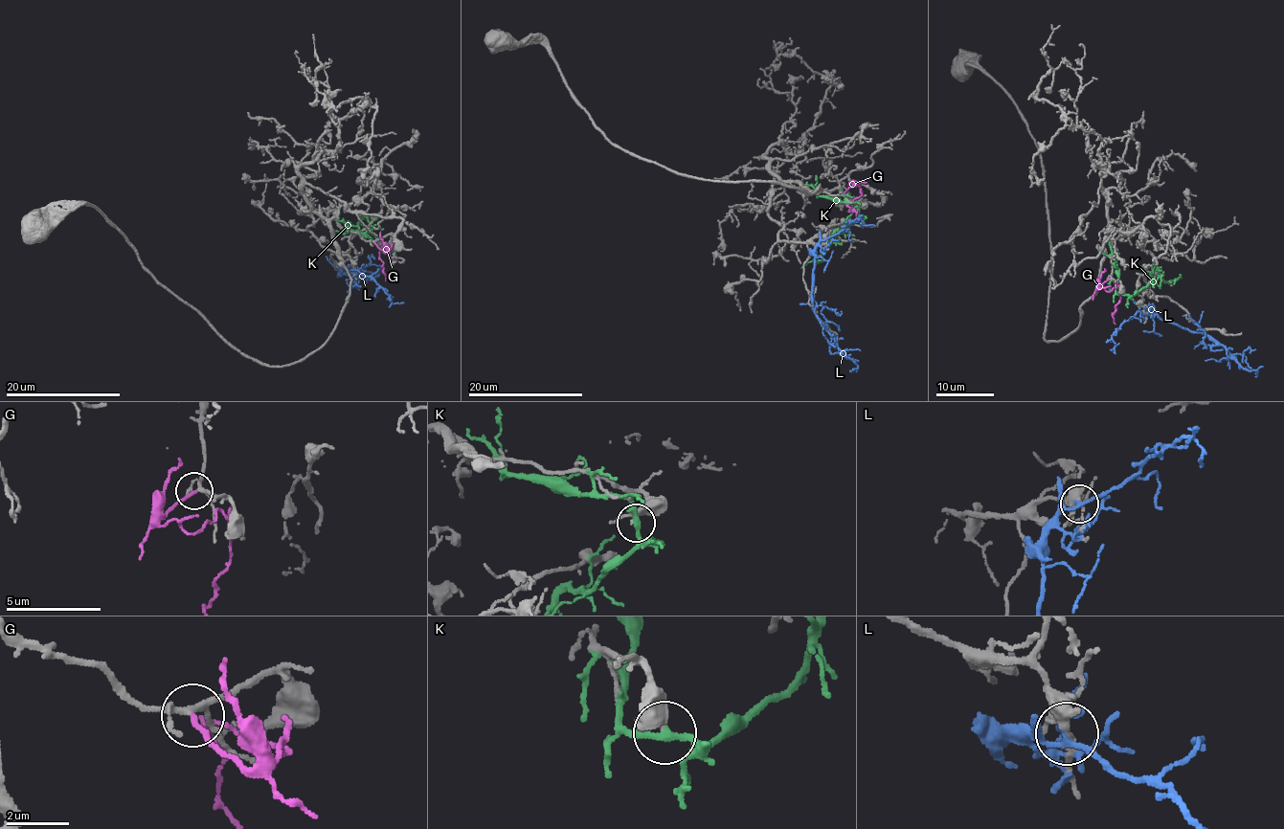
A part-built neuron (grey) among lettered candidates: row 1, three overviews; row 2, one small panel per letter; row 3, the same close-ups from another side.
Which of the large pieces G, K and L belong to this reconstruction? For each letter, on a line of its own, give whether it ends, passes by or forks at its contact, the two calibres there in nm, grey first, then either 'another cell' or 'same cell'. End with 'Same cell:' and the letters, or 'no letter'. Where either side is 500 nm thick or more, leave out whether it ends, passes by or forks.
G: it passes by; 160 nm thick on the grey side, 110 nm on the other; same cell
K: it passes by; 240 nm thick on the grey side, 240 nm on the other; another cell
L: it passes by; 200 nm thick on the grey side, 160 nm on the other; another cell
Same cell: G

